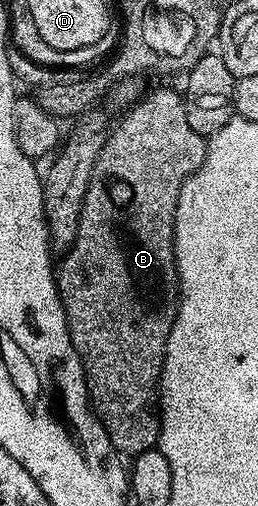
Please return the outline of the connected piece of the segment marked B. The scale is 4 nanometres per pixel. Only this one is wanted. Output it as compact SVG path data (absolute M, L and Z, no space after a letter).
M162 87L159 91L150 91L118 124L113 124L107 134L104 149L92 169L92 181L88 181L88 193L84 193L84 205L80 209L80 221L76 229L74 244L61 256L56 267L58 296L62 298L62 308L66 310L66 324L70 330L70 340L80 357L80 365L86 374L86 394L90 396L90 407L94 416L104 425L110 438L111 448L115 452L123 451L127 457L133 457L145 451L155 450L158 441L158 415L156 414L156 396L158 377L162 373L162 362L166 356L166 338L174 324L178 312L178 270L174 260L174 214L184 180L200 167L206 156L207 140L192 125L184 113L184 101L179 92Z

